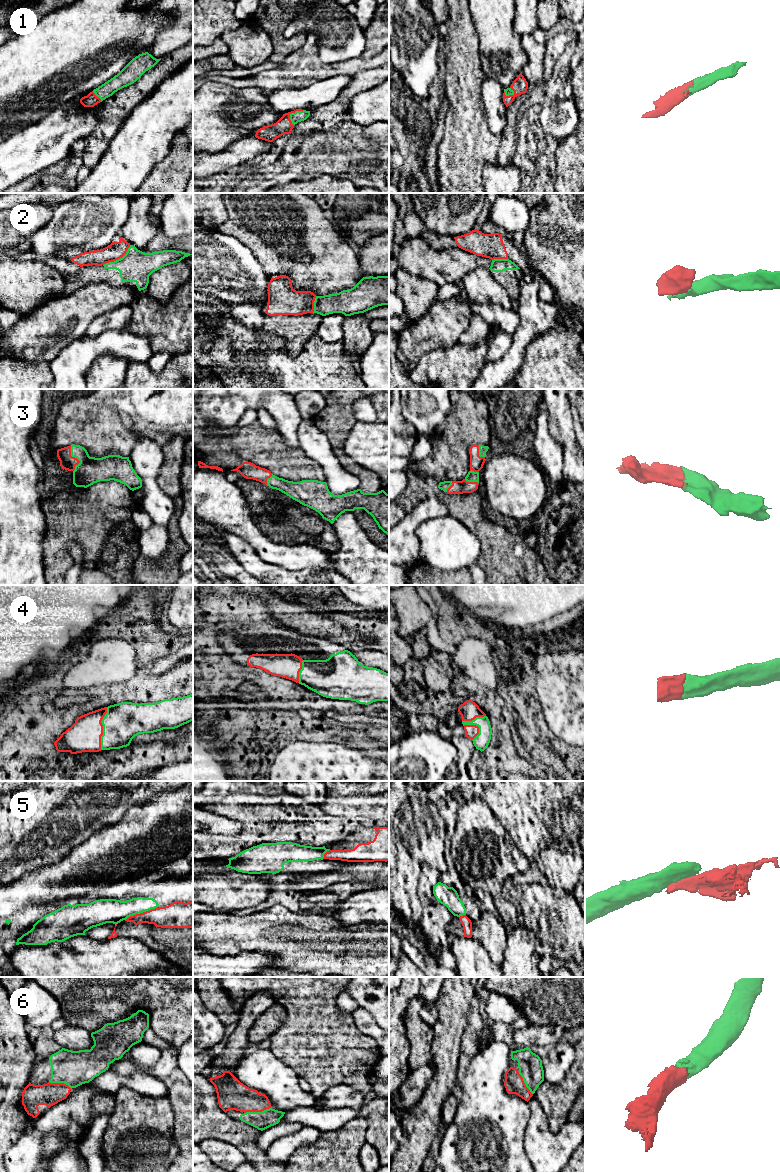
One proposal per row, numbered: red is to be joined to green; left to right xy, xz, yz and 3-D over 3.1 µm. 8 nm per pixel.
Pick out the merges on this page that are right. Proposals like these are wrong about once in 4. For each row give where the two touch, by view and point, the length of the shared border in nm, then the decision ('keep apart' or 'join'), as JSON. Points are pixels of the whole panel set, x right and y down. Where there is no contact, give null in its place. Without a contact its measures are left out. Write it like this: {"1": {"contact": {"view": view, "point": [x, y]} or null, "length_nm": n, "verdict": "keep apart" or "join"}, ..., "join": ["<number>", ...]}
{"1": {"contact": {"view": "xz", "point": [291, 113]}, "length_nm": 150, "verdict": "join"}, "2": {"contact": {"view": "xy", "point": [118, 259]}, "length_nm": 280, "verdict": "keep apart"}, "3": {"contact": {"view": "xy", "point": [76, 457]}, "length_nm": 200, "verdict": "join"}, "4": {"contact": {"view": "xy", "point": [103, 728]}, "length_nm": 340, "verdict": "join"}, "5": {"contact": {"view": "xy", "point": [140, 912]}, "length_nm": 280, "verdict": "keep apart"}, "6": {"contact": {"view": "xz", "point": [257, 1112]}, "length_nm": 220, "verdict": "join"}, "join": ["1", "3", "4", "6"]}

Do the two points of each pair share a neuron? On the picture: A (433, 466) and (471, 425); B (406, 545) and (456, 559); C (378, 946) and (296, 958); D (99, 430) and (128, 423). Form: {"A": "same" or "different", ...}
{"A": "same", "B": "different", "C": "same", "D": "different"}

